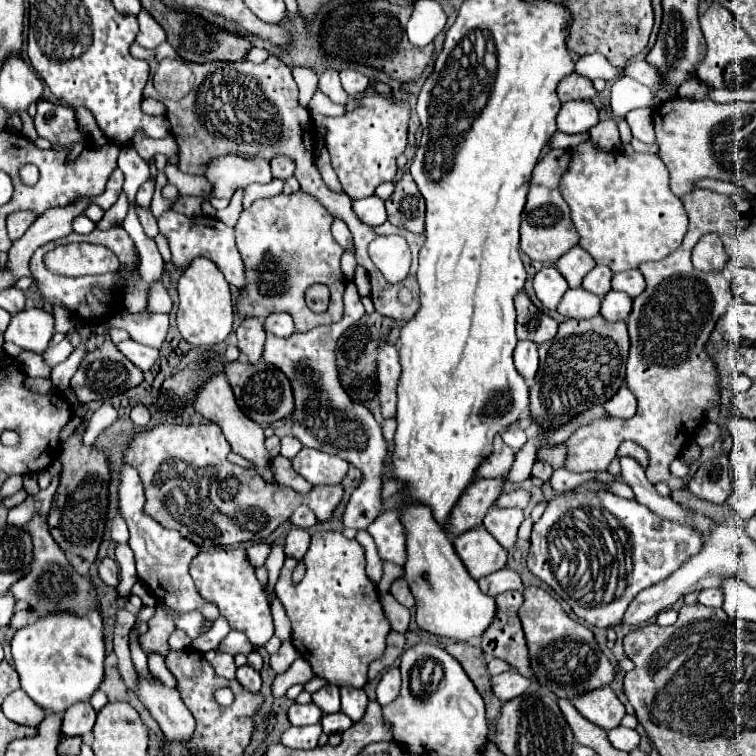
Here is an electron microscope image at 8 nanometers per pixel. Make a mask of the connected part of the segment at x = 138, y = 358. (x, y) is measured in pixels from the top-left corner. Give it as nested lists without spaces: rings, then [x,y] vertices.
[[[127,339],[123,343],[117,345],[119,351],[123,351],[123,355],[133,363],[137,365],[143,373],[149,371],[157,361],[159,361],[159,351],[153,349],[153,347],[147,347],[147,345],[141,345],[141,343],[135,343],[133,339]]]

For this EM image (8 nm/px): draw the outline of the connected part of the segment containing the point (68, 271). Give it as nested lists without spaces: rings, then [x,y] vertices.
[[[69,243],[57,245],[45,255],[45,265],[51,273],[63,277],[103,275],[119,267],[117,255],[103,245]]]

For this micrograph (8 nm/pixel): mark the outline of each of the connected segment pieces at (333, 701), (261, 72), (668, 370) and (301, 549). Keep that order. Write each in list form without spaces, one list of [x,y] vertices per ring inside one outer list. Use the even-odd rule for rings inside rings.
[[[325,685],[319,691],[313,693],[313,703],[323,711],[323,713],[337,713],[339,711],[339,687],[335,685]]]
[[[269,57],[261,65],[255,65],[249,61],[211,61],[203,65],[189,63],[189,67],[195,73],[195,83],[193,83],[191,93],[183,97],[181,101],[163,99],[167,107],[167,117],[171,121],[171,133],[179,145],[179,169],[183,173],[201,175],[205,171],[205,163],[211,157],[231,155],[231,153],[247,157],[247,159],[267,159],[267,161],[271,161],[271,157],[259,157],[259,155],[291,157],[297,165],[295,177],[301,189],[313,195],[323,207],[327,207],[327,211],[333,217],[341,217],[347,223],[349,231],[353,233],[357,263],[367,269],[369,279],[371,279],[371,287],[373,287],[371,299],[373,299],[375,311],[391,319],[411,321],[421,307],[419,285],[417,285],[415,273],[417,273],[417,255],[425,243],[425,235],[417,235],[407,229],[393,227],[389,221],[385,221],[385,225],[381,227],[363,225],[357,219],[357,215],[351,211],[351,199],[345,193],[331,191],[323,183],[313,163],[313,143],[315,143],[317,129],[315,129],[315,123],[311,121],[309,111],[297,103],[297,83],[289,67],[277,57]],[[385,233],[403,235],[413,253],[411,273],[407,275],[407,279],[395,285],[389,285],[383,279],[383,275],[379,273],[377,267],[373,267],[367,255],[367,245],[371,243],[371,239],[385,235]]]
[[[693,189],[685,193],[681,201],[689,215],[685,239],[679,249],[665,259],[639,265],[639,271],[647,281],[647,289],[633,299],[633,311],[627,319],[631,349],[625,381],[639,403],[637,413],[631,419],[603,417],[579,427],[565,441],[569,451],[565,467],[571,471],[605,471],[617,455],[619,445],[623,441],[633,441],[649,451],[647,479],[651,483],[665,481],[671,489],[681,489],[683,479],[669,473],[669,463],[679,457],[685,443],[693,439],[697,427],[703,423],[703,409],[719,401],[719,375],[705,353],[705,341],[709,339],[717,319],[725,313],[729,301],[735,297],[731,291],[731,267],[735,263],[735,255],[729,253],[729,263],[721,271],[705,273],[693,267],[691,251],[707,233],[717,233],[725,247],[729,247],[737,235],[737,225],[733,229],[733,221],[727,221],[727,217],[737,213],[737,207],[733,197],[711,189]]]
[[[291,529],[287,539],[285,539],[285,555],[293,557],[293,559],[303,559],[307,549],[309,549],[309,533],[305,529]]]

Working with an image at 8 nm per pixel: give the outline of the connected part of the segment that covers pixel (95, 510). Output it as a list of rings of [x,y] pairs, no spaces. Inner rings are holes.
[[[77,431],[61,445],[61,455],[75,457],[63,457],[61,489],[55,497],[55,507],[59,507],[61,511],[49,511],[49,533],[65,553],[79,555],[85,561],[93,563],[105,529],[109,467],[105,455],[99,449],[85,447],[81,443],[81,435],[83,431]]]

